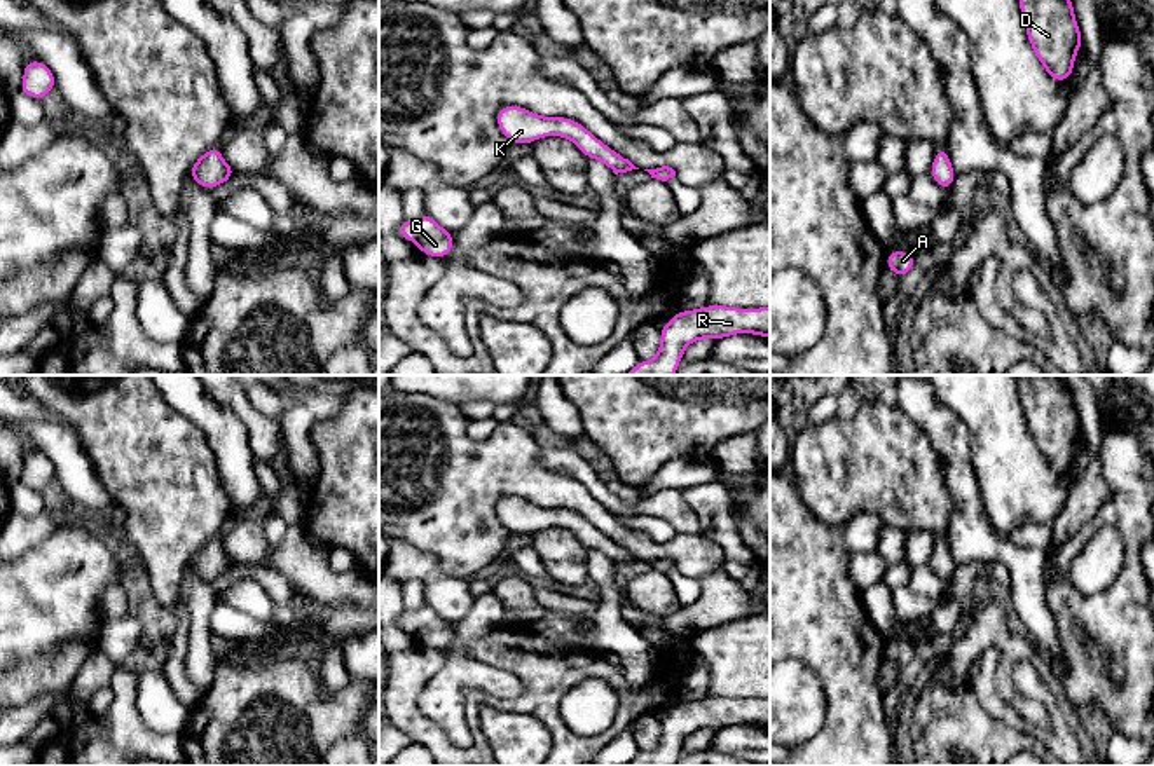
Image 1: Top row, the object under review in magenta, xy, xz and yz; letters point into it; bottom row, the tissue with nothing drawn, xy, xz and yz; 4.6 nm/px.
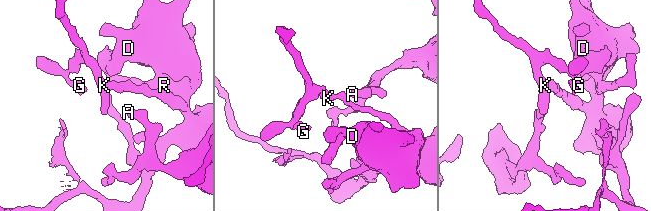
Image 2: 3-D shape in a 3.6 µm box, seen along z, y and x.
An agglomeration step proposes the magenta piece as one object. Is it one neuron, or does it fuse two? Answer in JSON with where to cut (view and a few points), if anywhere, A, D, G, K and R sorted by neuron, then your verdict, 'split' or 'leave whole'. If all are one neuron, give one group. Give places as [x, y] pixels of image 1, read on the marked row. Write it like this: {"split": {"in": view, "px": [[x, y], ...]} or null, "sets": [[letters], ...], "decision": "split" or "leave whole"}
{"split": null, "sets": [["A", "D", "G", "K", "R"]], "decision": "leave whole"}

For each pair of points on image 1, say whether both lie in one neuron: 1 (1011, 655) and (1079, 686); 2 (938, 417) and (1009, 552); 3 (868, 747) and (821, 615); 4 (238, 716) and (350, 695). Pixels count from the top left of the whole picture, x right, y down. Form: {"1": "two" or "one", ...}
{"1": "two", "2": "one", "3": "one", "4": "one"}

